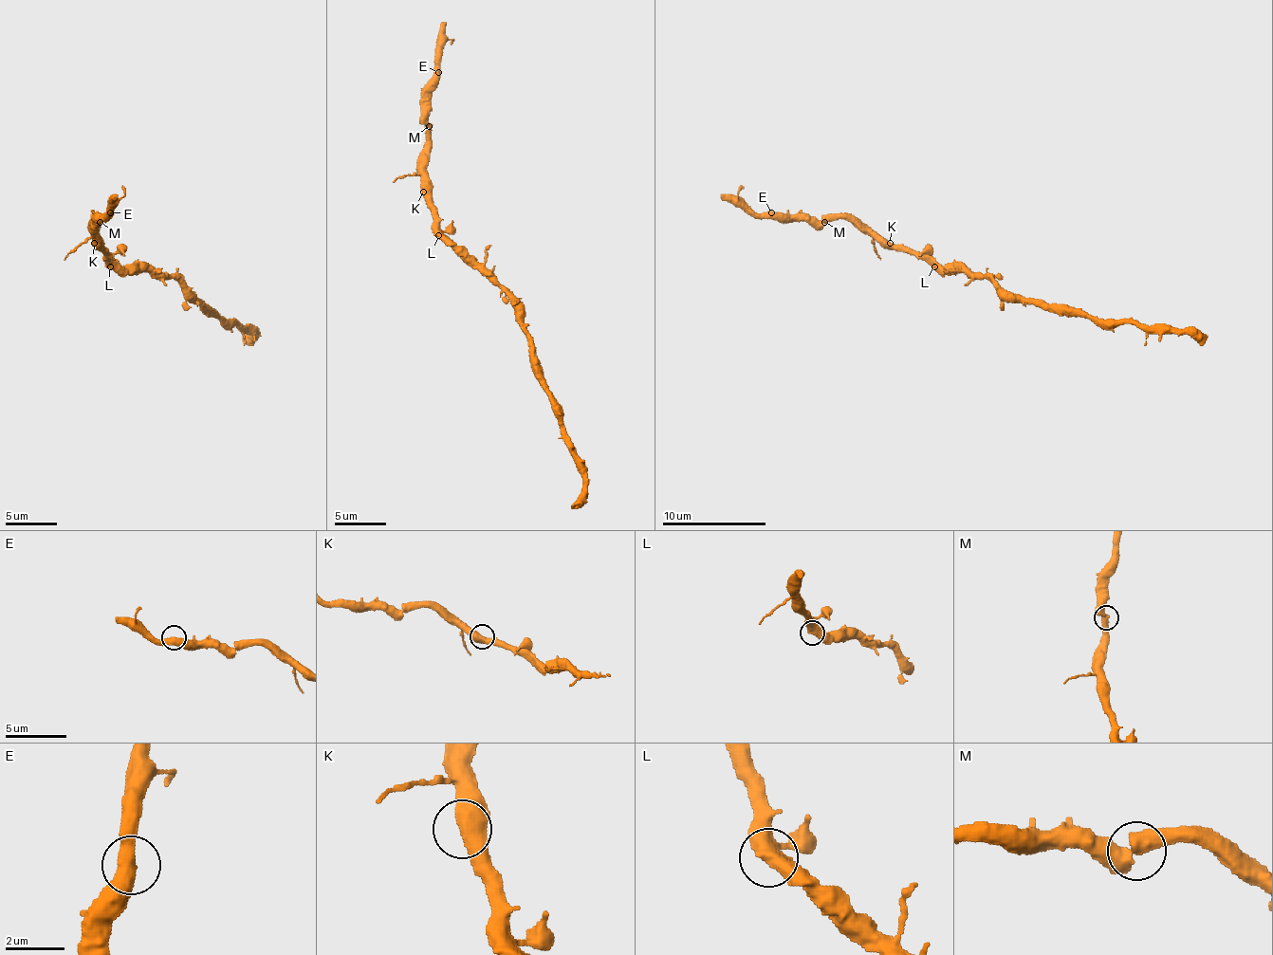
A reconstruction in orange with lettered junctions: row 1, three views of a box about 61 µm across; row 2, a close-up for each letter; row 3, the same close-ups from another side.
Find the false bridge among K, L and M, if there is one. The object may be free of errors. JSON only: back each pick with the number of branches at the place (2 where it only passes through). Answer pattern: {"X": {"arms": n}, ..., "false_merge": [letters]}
{"false_merge": []}

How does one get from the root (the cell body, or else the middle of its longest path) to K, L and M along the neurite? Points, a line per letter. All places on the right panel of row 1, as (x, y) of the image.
K: (968, 277), (963, 271), (945, 271), (926, 253), (897, 250), (890, 243)
L: (968, 277), (963, 271), (939, 271), (934, 266)
M: (968, 277), (963, 271), (945, 271), (926, 253), (885, 246), (861, 232), (846, 217), (830, 217), (825, 222)

